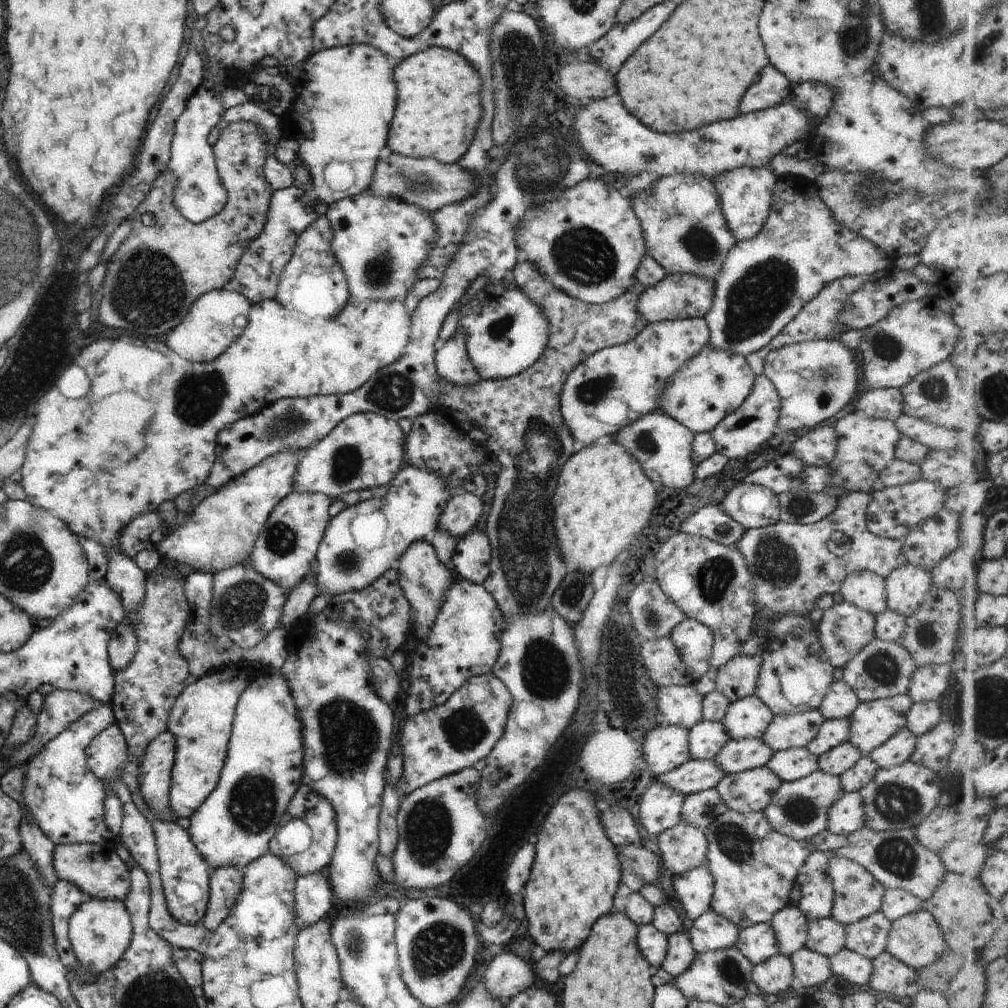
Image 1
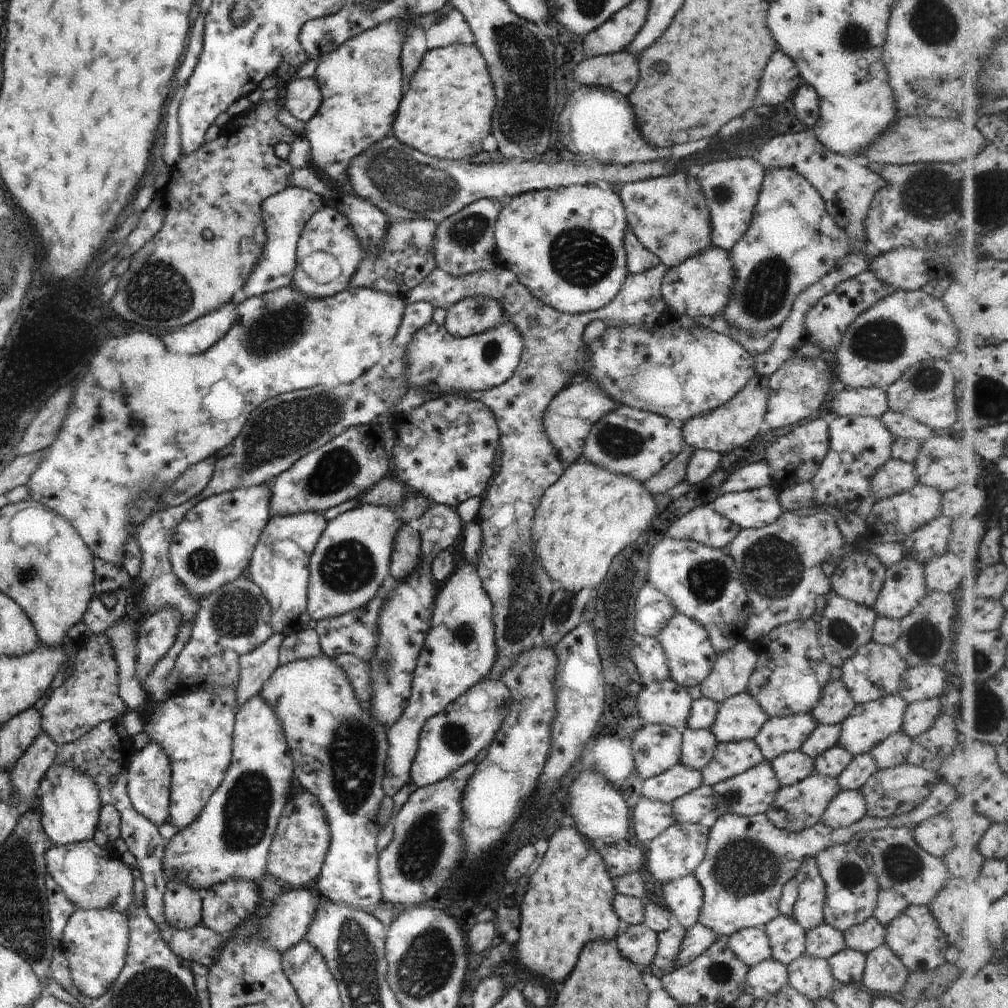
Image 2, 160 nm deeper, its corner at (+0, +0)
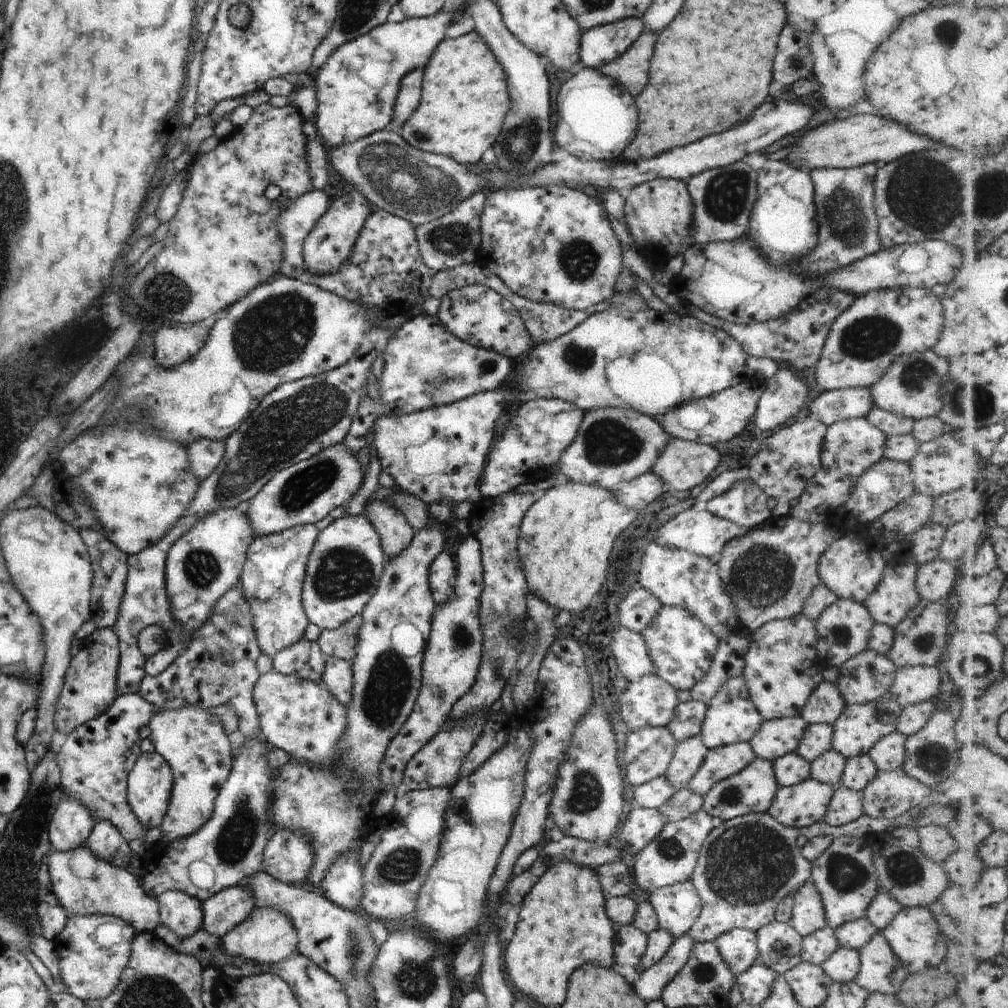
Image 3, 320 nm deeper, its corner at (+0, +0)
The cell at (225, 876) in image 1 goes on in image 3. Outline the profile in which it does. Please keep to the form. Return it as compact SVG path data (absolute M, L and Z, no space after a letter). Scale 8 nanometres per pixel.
M245 885L229 887L202 901L203 928L222 939L230 930L245 922L254 909L254 896Z

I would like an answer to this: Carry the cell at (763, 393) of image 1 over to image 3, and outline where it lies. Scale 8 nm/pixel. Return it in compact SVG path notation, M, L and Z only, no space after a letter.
M751 376L718 394L676 406L674 410L668 410L656 420L673 439L716 446L718 442L729 441L746 429L750 418L755 415L759 399L765 392L766 386L767 382L764 379Z

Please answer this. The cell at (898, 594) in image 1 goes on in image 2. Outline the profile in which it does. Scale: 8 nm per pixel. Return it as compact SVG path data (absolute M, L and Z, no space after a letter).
M903 559L886 570L873 610L877 617L901 620L926 596L924 568L913 559Z

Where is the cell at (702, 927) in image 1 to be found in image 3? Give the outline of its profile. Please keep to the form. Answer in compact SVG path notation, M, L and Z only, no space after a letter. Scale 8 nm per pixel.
M684 934L674 940L672 947L660 962L650 969L640 970L640 978L634 982L634 992L644 1000L653 1002L662 997L664 988L688 962L696 942L690 934Z

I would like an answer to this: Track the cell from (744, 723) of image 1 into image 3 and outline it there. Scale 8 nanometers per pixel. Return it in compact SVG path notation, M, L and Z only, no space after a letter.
M733 678L730 682L726 682L707 706L708 711L699 736L702 738L704 746L709 750L740 742L749 743L764 722L750 699L743 678Z

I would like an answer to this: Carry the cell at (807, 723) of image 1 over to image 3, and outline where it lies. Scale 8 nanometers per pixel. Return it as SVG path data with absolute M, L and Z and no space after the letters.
M801 717L764 721L749 744L757 758L773 764L778 758L796 753L808 727Z

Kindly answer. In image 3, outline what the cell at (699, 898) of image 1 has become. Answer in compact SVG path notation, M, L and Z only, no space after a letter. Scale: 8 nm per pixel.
M690 880L673 886L663 887L653 891L648 896L648 901L658 916L658 926L661 930L668 930L674 939L689 934L694 922L701 914L702 902L694 884Z

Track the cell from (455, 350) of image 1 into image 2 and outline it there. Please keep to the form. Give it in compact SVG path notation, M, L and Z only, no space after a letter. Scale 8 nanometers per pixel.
M464 298L446 311L444 326L454 338L481 334L508 317L503 305L492 298Z

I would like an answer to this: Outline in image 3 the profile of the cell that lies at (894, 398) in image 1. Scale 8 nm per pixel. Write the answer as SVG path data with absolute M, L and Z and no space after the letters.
M862 387L823 391L808 404L810 416L824 422L826 427L847 419L866 418L873 408L869 388Z

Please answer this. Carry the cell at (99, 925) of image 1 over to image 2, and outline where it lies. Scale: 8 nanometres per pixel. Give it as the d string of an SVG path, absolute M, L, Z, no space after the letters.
M77 909L70 916L60 950L68 958L72 980L82 994L96 999L110 990L124 968L130 932L128 917L116 910Z

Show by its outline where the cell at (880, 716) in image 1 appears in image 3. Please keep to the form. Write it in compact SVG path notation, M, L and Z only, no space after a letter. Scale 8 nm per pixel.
M889 695L882 696L874 702L860 705L846 705L846 708L832 725L834 736L832 738L832 747L843 758L850 759L861 755L869 755L870 750L882 738L893 734L898 726L898 718L902 714L902 708L898 702L895 702Z

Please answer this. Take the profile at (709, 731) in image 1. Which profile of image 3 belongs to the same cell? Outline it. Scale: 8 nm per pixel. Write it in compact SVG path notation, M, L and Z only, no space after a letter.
M700 736L677 742L674 757L663 776L674 784L676 791L687 788L688 782L698 772L708 752L709 749L704 746Z

